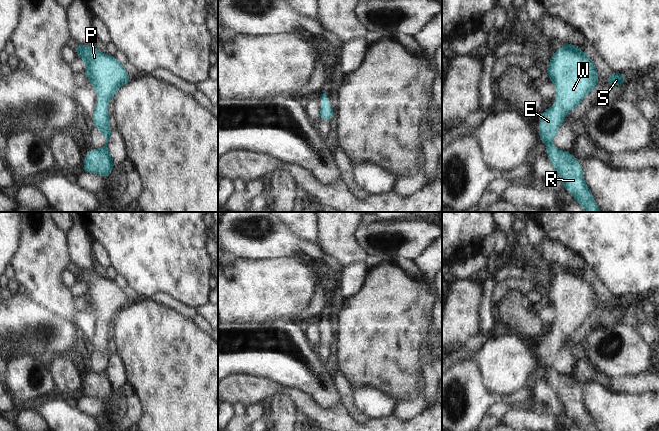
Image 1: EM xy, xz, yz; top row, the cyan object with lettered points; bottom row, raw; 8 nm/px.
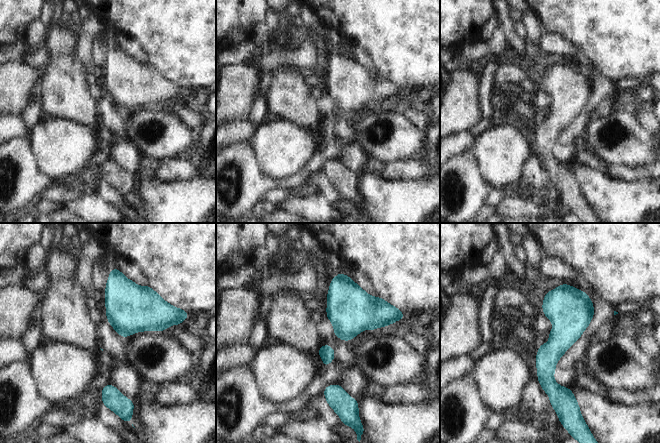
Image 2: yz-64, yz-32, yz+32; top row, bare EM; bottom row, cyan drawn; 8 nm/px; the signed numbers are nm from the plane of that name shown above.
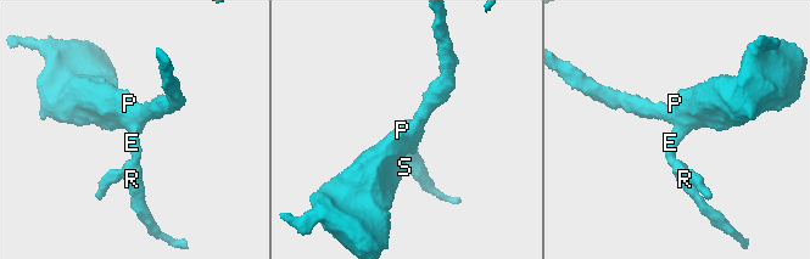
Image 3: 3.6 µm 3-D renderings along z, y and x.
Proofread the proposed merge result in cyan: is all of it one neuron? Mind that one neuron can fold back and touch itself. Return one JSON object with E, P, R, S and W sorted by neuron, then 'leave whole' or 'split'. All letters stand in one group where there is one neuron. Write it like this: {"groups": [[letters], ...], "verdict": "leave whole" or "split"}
{"groups": [["E", "P", "R", "S", "W"]], "verdict": "leave whole"}

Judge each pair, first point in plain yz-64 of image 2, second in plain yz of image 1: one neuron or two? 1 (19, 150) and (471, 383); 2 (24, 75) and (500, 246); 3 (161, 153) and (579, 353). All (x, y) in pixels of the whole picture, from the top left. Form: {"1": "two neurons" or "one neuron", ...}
{"1": "one neuron", "2": "two neurons", "3": "two neurons"}

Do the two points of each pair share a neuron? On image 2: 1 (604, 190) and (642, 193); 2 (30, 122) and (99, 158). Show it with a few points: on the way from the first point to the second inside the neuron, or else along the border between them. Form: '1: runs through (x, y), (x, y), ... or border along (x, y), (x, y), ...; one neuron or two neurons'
1: runs through (613, 193), (633, 193); one neuron
2: runs through (26, 151), (26, 164), (44, 182), (70, 179); one neuron

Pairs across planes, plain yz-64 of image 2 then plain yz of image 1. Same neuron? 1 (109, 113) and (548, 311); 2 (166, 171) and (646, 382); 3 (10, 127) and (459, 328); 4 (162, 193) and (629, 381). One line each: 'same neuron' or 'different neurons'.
1: same neuron
2: same neuron
3: different neurons
4: different neurons

